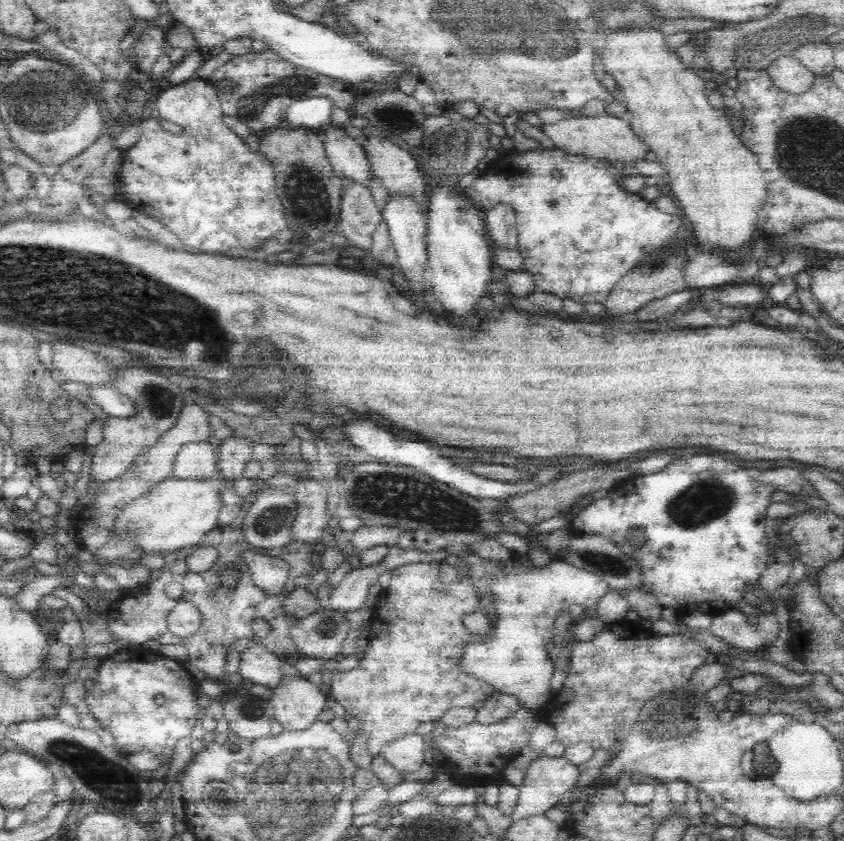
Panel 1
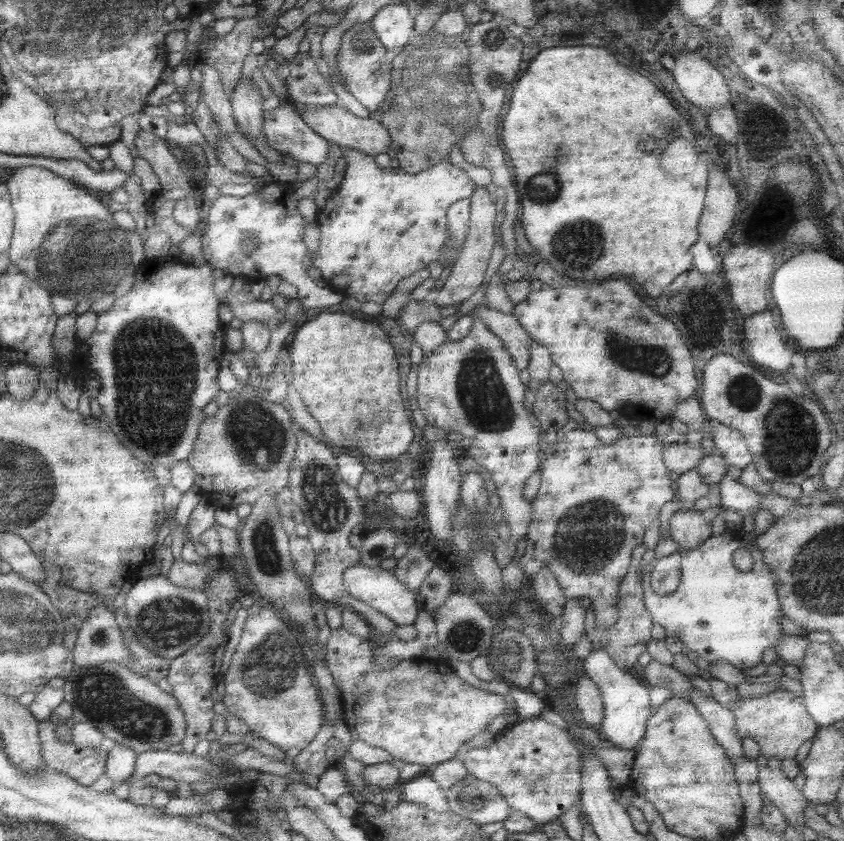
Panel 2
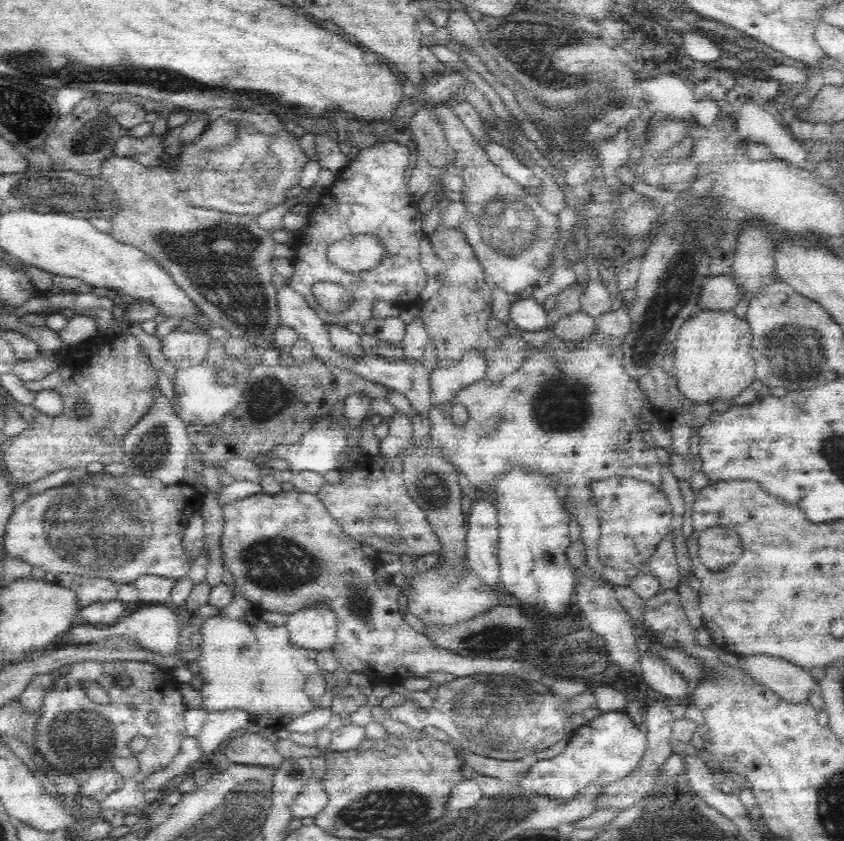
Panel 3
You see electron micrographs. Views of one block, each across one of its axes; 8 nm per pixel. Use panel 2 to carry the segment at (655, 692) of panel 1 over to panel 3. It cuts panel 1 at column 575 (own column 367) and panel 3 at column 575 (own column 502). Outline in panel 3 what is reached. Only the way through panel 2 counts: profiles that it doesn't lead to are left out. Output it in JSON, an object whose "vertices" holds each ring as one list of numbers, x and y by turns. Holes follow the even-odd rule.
{"vertices":[[472,674,466,678,456,678,448,684,436,686,436,692,432,694,432,704,430,710,426,710,426,720,424,726,434,726,444,732,448,732,450,742,456,744,460,752,472,752,484,758,494,758,494,760,522,760,526,756,532,756,540,750,546,750,554,744,558,744,564,738,566,730,566,720,572,714,584,714,590,708,596,708,596,696,592,694,590,688,586,688,582,694,572,696,572,698,562,698,556,696,548,686,522,680,516,676,494,676,494,674]]}

